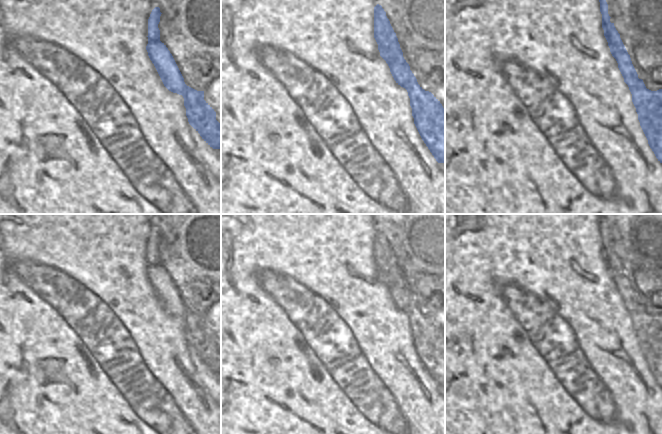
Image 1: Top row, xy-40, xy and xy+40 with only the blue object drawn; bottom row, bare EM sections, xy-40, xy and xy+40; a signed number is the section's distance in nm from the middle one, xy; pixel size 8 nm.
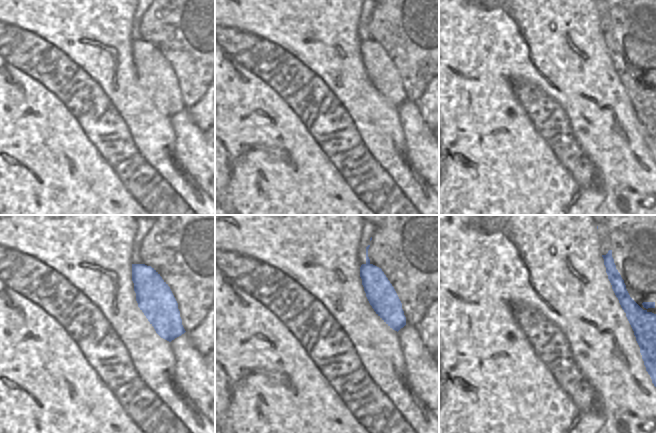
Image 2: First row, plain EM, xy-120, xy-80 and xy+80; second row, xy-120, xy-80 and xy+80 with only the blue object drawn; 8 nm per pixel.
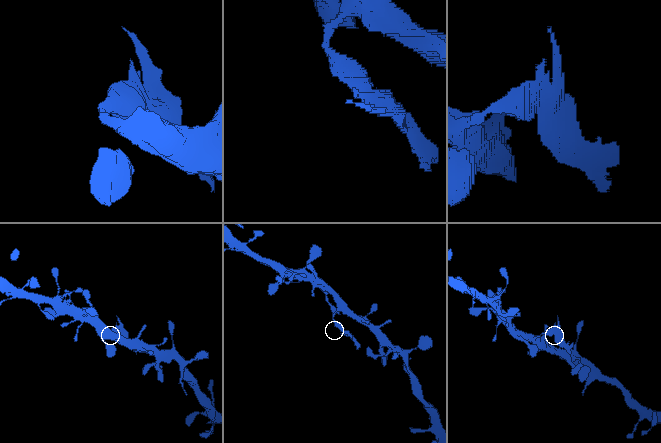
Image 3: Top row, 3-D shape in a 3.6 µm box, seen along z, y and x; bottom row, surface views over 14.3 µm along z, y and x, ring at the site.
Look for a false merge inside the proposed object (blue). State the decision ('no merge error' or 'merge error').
merge error

